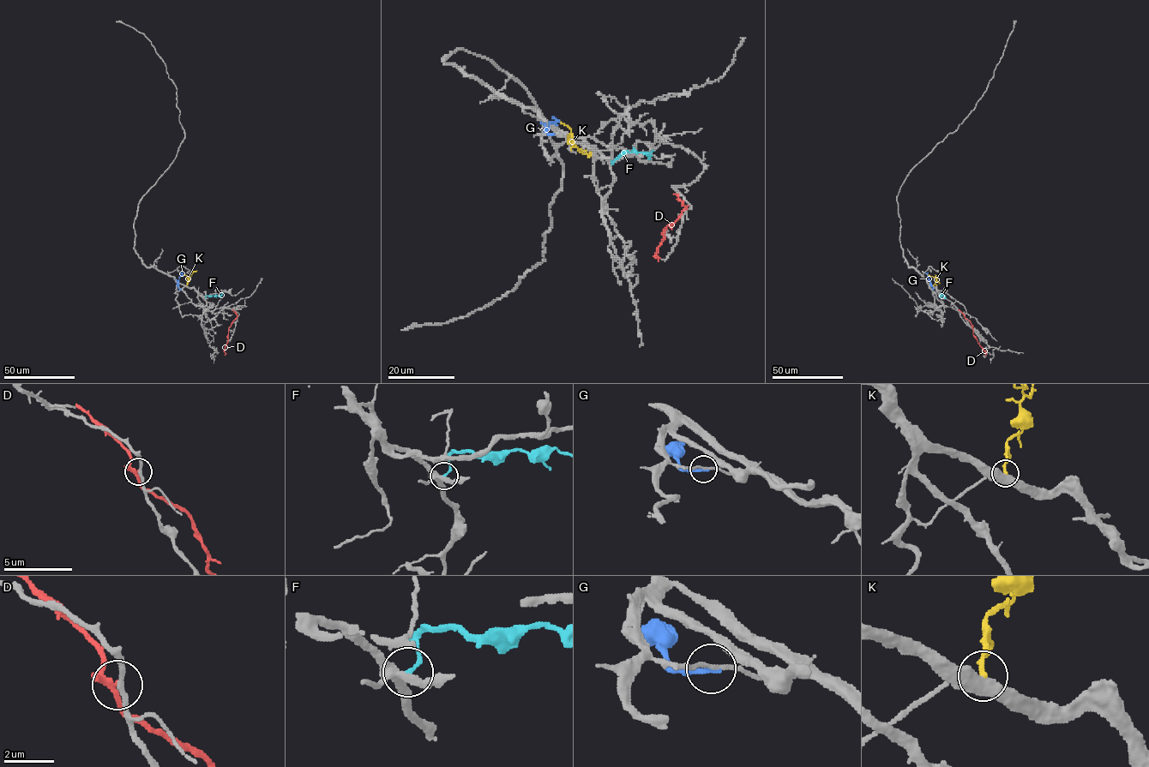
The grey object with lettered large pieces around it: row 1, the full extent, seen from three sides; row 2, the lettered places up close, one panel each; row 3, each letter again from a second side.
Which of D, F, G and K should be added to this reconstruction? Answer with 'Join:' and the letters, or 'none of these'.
Join: none of these

